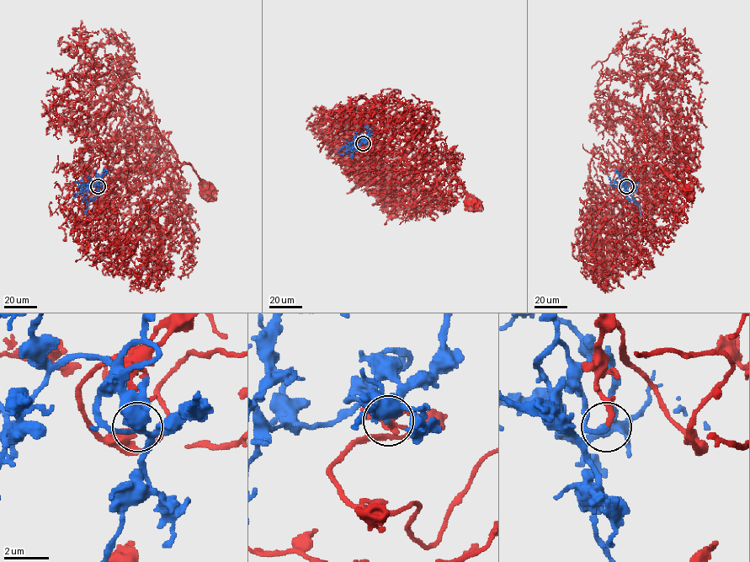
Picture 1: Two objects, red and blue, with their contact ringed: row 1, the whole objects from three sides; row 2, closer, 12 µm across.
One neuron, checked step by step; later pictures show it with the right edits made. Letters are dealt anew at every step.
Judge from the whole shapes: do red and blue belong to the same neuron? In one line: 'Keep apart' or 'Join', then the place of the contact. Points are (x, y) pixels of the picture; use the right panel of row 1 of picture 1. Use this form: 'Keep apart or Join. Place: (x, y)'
Join. Place: (626, 186)

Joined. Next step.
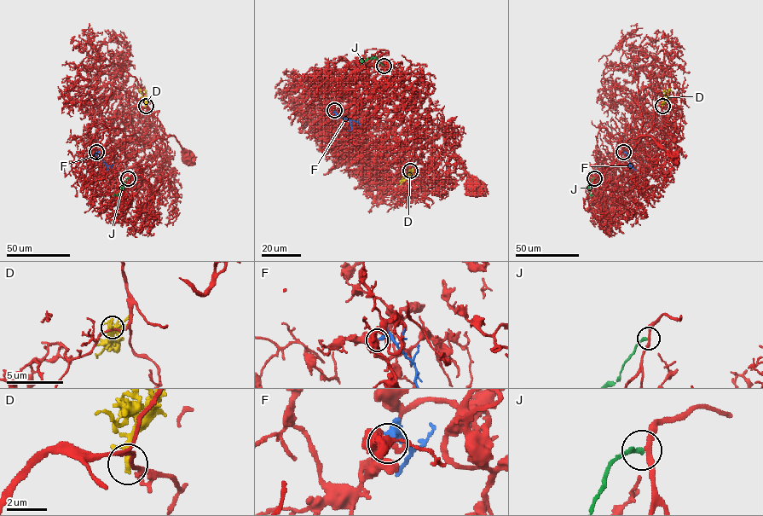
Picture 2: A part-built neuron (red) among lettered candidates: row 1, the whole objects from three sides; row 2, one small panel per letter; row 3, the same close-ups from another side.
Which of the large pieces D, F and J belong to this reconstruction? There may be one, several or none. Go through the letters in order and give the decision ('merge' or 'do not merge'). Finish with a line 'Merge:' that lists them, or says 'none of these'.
D: do not merge
F: do not merge
J: do not merge
Merge: none of these

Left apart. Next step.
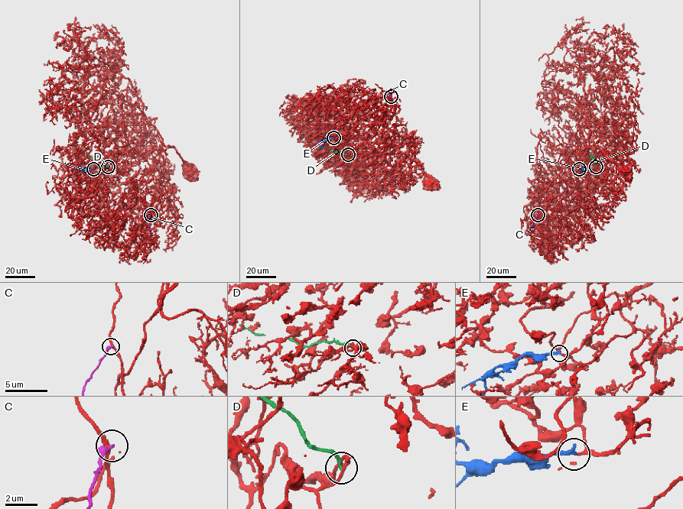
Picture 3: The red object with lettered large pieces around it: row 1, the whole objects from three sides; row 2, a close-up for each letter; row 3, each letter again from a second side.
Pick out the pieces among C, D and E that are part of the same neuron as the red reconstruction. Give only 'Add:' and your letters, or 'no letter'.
Add: E

